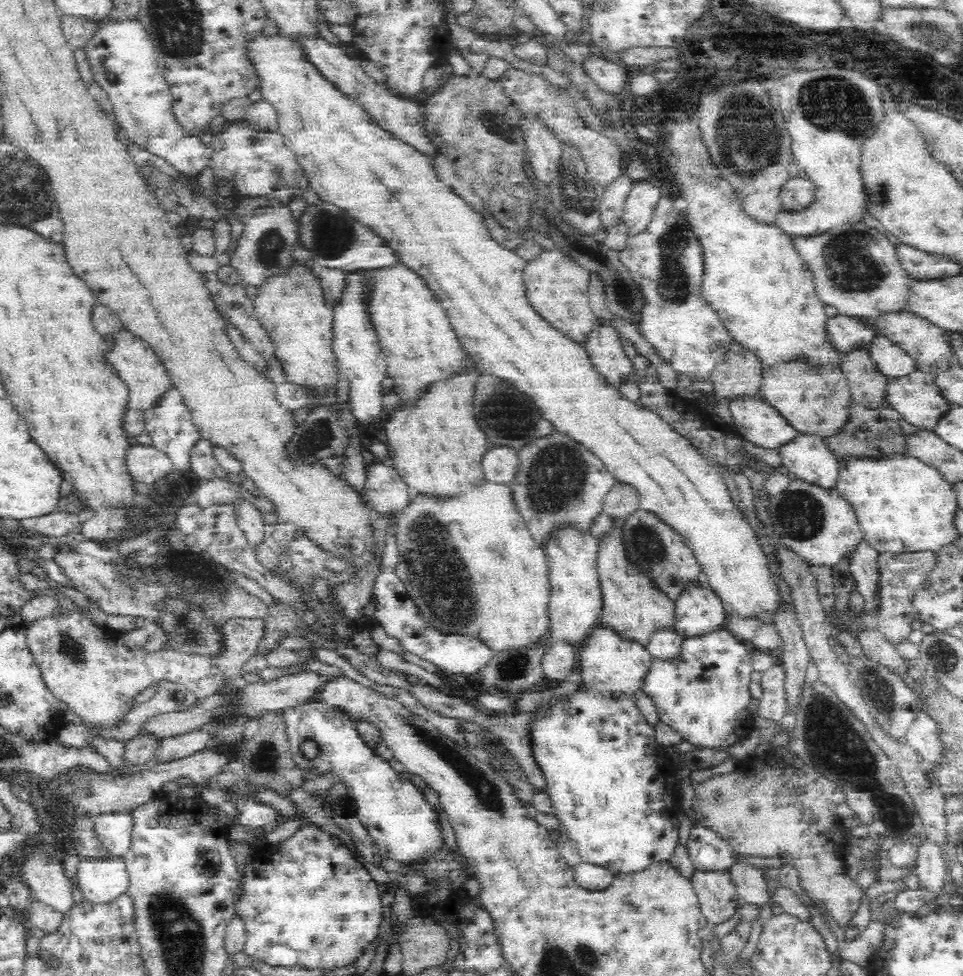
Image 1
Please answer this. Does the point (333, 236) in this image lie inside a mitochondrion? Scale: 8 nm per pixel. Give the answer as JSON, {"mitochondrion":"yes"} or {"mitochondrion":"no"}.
{"mitochondrion":"yes"}

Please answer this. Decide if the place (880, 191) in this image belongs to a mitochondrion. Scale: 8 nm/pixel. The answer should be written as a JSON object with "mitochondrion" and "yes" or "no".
{"mitochondrion":"yes"}

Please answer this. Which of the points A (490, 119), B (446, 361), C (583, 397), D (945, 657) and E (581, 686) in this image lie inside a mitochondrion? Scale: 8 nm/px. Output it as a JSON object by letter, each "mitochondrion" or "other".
{"A":"mitochondrion","B":"other","C":"other","D":"mitochondrion","E":"other"}

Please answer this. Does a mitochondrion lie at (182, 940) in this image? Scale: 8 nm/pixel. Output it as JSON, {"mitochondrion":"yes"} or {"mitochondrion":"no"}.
{"mitochondrion":"yes"}

